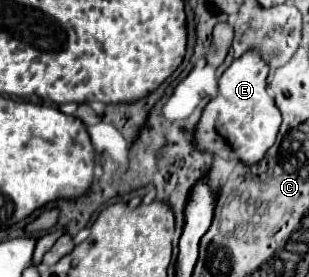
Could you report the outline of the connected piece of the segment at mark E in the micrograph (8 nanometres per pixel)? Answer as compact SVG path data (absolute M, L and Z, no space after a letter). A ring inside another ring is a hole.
M246 53L246 57L236 59L220 77L218 81L218 95L212 97L208 101L208 105L202 111L200 121L194 127L194 135L192 135L192 147L196 151L202 153L210 153L214 157L222 157L222 159L238 159L242 165L252 167L256 163L262 161L262 157L266 155L266 151L274 145L280 123L282 123L282 113L276 107L274 99L266 93L266 77L268 77L268 69L266 63L262 61L262 57L258 57L258 53Z

